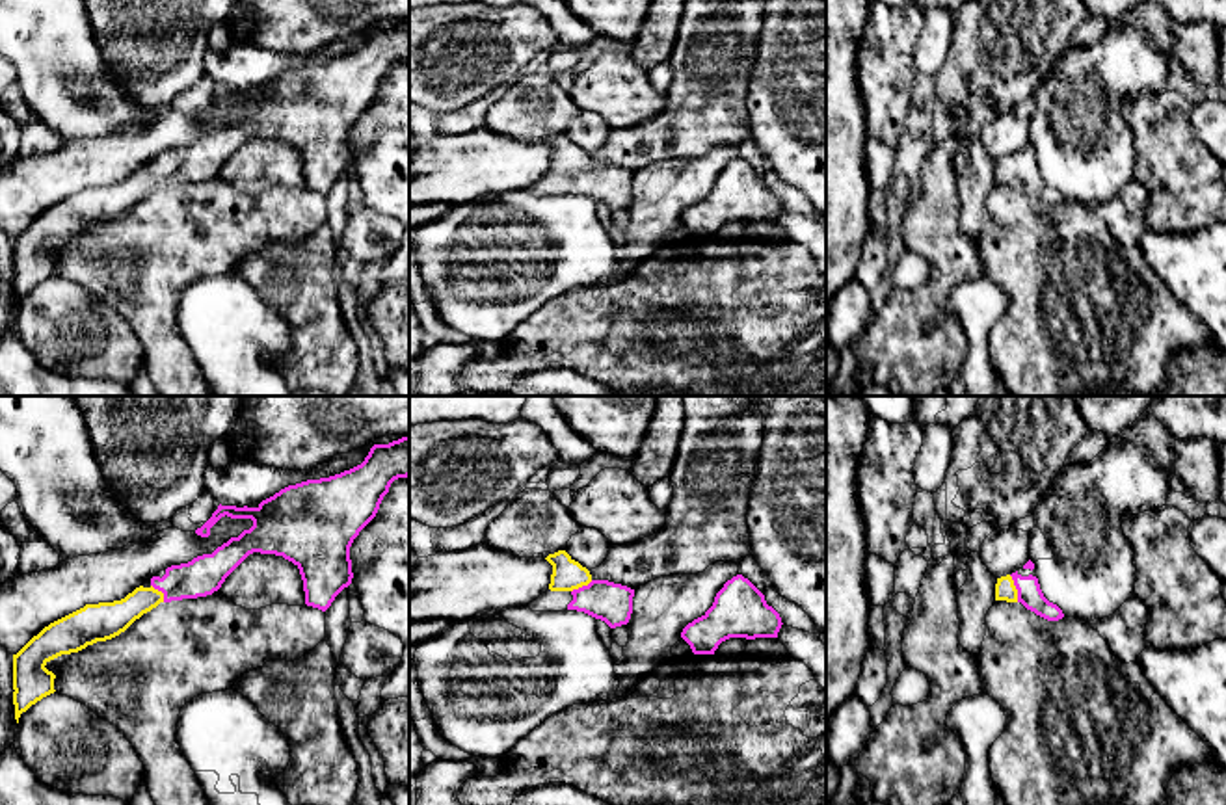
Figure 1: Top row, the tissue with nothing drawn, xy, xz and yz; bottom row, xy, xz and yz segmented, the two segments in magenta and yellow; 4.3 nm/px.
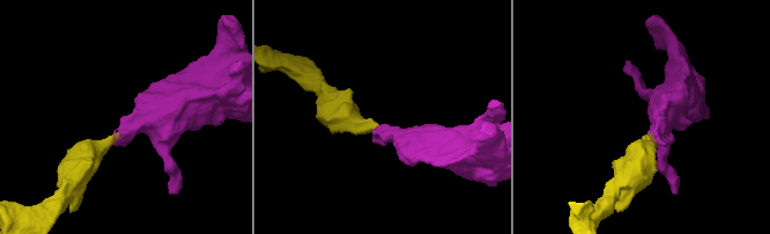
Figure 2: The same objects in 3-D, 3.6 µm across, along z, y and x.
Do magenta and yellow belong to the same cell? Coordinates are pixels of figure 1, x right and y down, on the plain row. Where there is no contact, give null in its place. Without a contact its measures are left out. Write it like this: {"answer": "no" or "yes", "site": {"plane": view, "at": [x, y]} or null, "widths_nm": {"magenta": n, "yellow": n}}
{"answer": "yes", "site": {"plane": "yz", "at": [1016, 171]}, "widths_nm": {"magenta": 110, "yellow": 90}}

